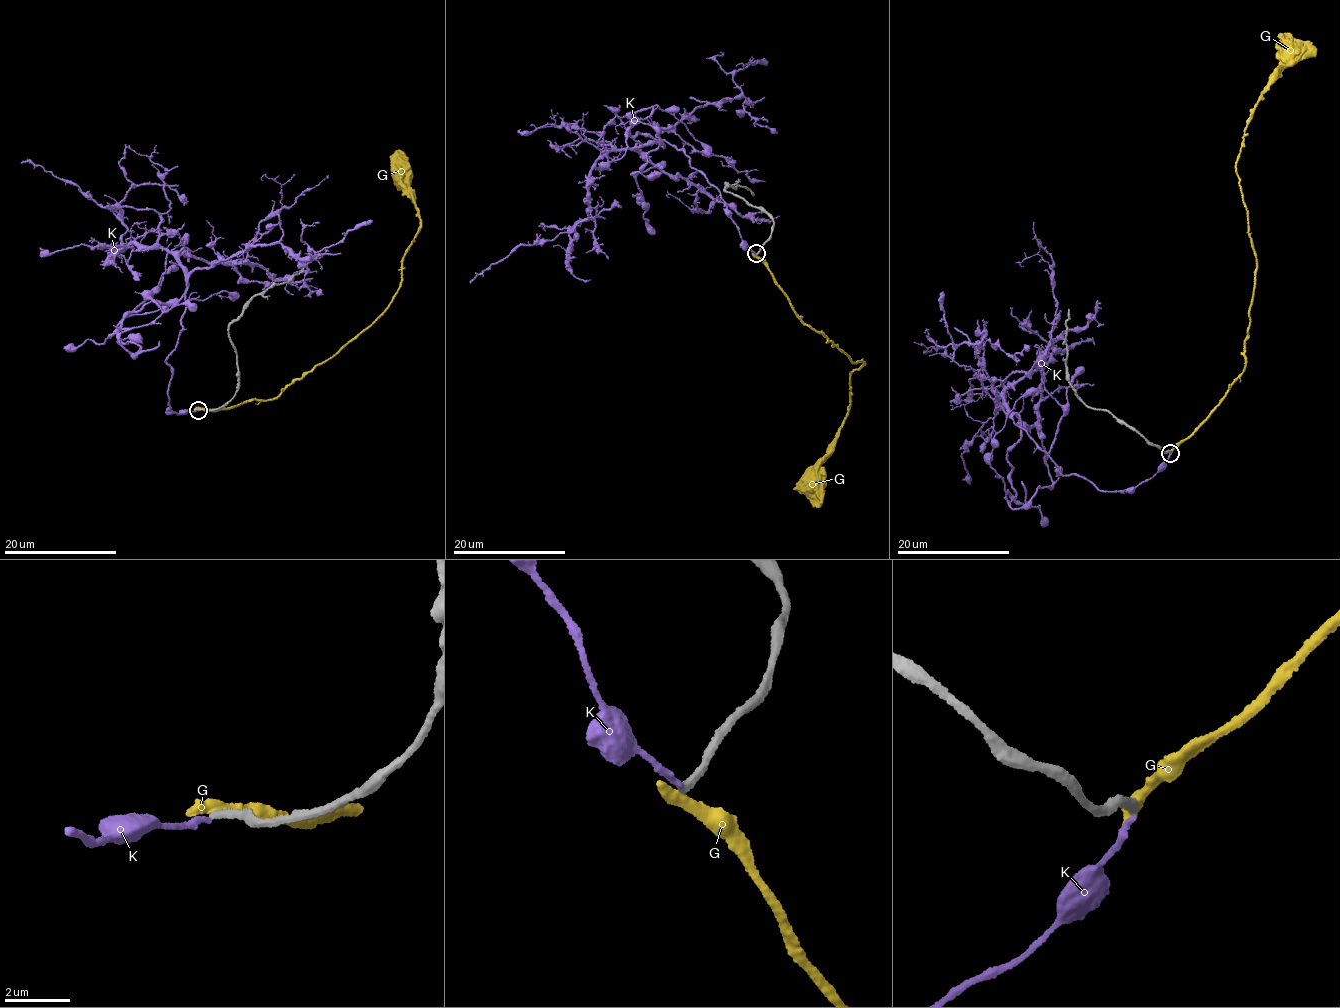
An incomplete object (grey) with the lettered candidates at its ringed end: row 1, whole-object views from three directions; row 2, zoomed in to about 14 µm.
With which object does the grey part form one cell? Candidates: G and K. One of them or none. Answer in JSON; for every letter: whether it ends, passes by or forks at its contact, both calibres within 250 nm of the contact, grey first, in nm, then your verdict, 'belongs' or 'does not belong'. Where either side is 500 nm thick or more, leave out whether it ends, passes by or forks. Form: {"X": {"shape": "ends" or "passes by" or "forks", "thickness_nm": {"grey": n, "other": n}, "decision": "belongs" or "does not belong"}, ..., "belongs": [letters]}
{"G": {"shape": "ends", "thickness_nm": {"grey": 260, "other": 440}, "decision": "does not belong"}, "K": {"shape": "ends", "thickness_nm": {"grey": 240, "other": 170}, "decision": "belongs"}, "belongs": ["K"]}

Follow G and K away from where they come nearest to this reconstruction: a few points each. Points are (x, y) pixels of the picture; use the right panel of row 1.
G: (1170, 451), (1219, 404), (1247, 363), (1258, 265), (1236, 162), (1256, 103), (1277, 72), (1285, 33)
K: (1171, 453), (1148, 480), (1102, 490), (1060, 474), (1019, 428), (1010, 506), (1053, 483), (1064, 413), (1040, 349)

